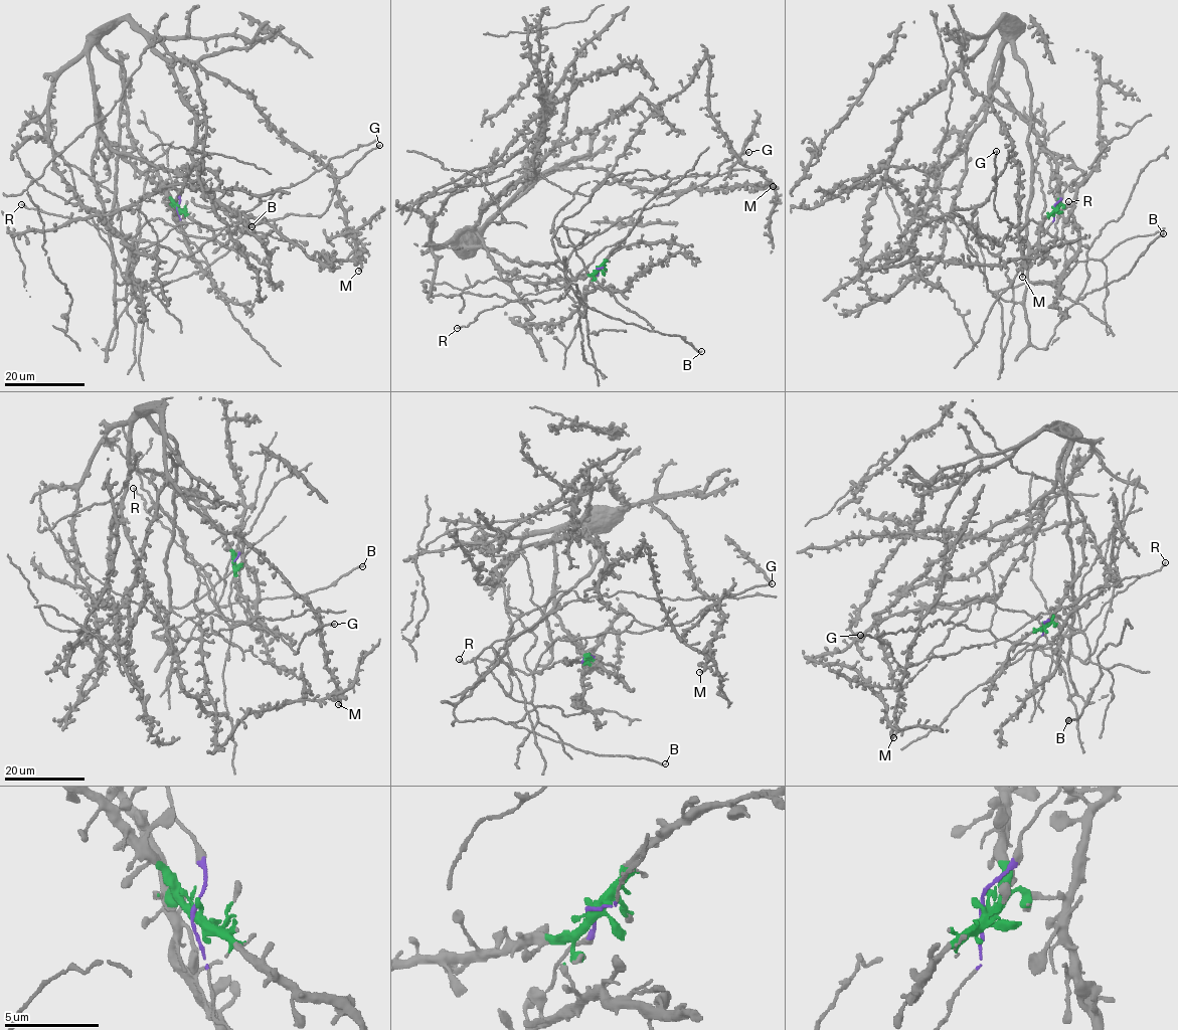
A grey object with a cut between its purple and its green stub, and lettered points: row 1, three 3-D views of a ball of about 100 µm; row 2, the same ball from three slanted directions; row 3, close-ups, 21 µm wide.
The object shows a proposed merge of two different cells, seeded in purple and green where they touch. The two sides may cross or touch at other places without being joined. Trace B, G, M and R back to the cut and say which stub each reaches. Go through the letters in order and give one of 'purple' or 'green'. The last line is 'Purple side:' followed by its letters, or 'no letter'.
B: green
G: green
M: green
R: purple
Purple side: R

